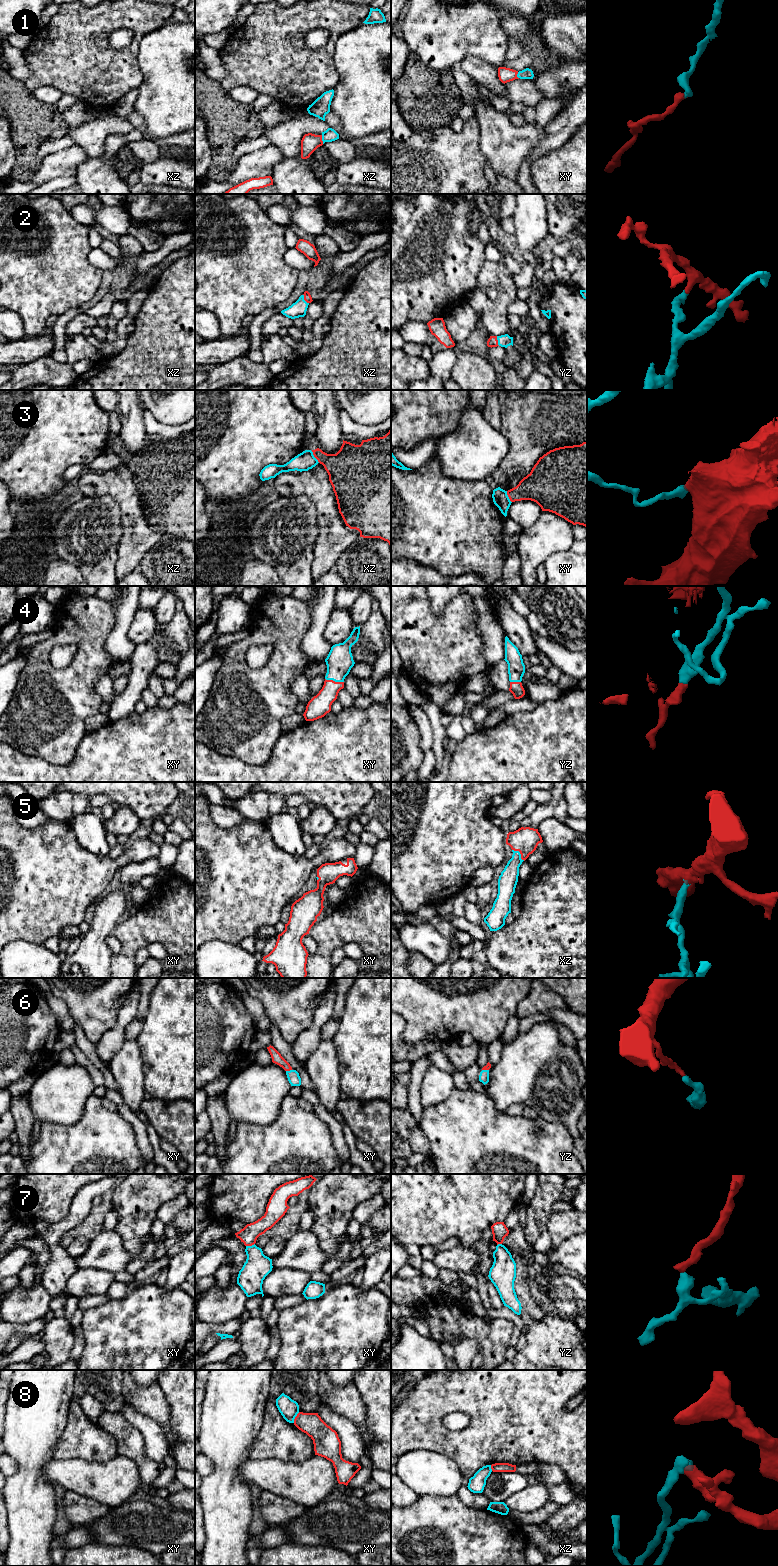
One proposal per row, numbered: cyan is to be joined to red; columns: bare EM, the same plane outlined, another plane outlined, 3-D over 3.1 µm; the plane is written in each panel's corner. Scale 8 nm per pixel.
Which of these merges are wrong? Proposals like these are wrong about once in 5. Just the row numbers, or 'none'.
3, 8

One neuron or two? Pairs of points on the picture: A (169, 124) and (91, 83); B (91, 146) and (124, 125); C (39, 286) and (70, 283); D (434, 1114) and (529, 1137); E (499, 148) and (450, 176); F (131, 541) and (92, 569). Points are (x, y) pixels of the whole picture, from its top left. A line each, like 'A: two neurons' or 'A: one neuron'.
A: two neurons
B: one neuron
C: one neuron
D: one neuron
E: two neurons
F: two neurons

